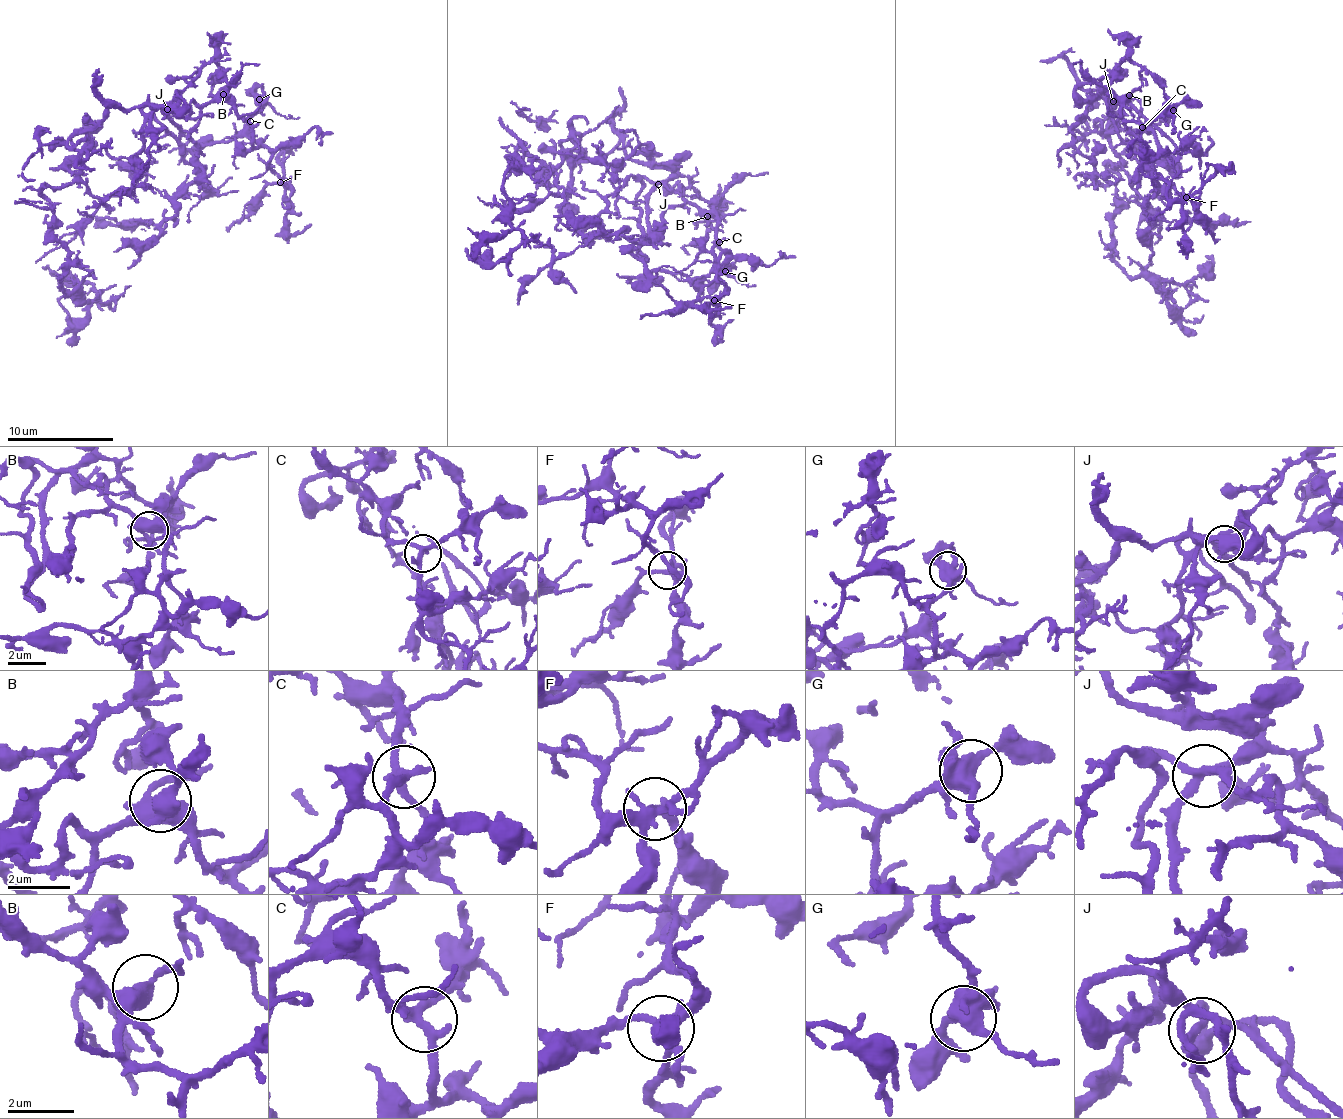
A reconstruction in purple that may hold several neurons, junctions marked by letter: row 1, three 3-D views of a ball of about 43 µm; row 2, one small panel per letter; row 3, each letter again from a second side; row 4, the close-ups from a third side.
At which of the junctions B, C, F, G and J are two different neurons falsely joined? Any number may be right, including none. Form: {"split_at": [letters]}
{"split_at": []}

